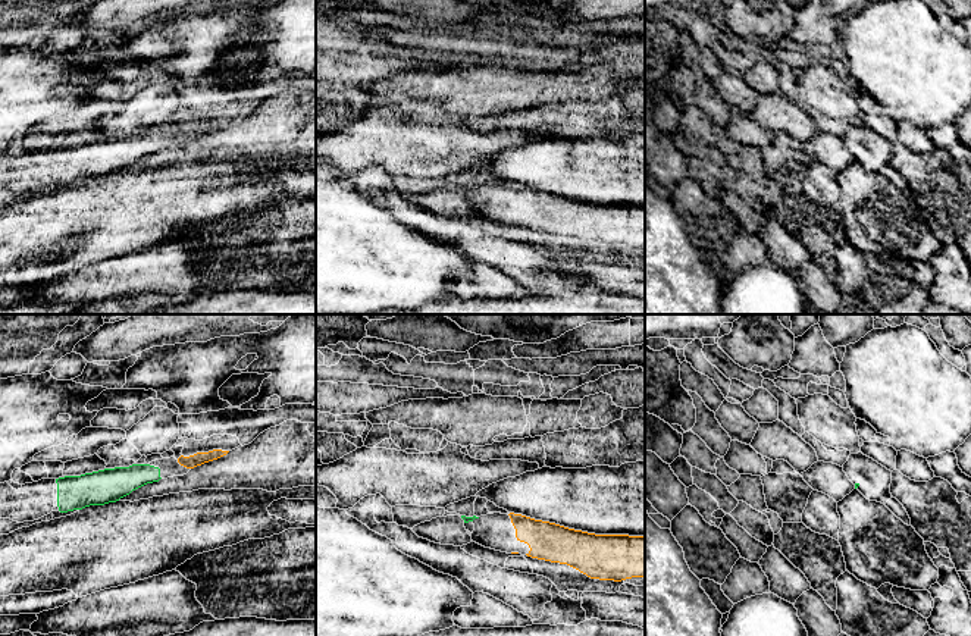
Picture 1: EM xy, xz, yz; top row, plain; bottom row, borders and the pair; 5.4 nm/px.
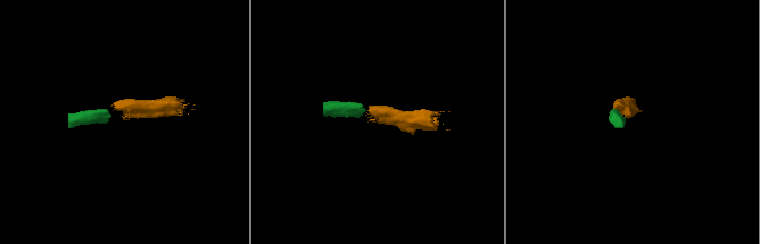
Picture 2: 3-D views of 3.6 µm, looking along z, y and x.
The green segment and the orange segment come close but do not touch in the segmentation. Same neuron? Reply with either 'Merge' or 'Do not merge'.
Merge

